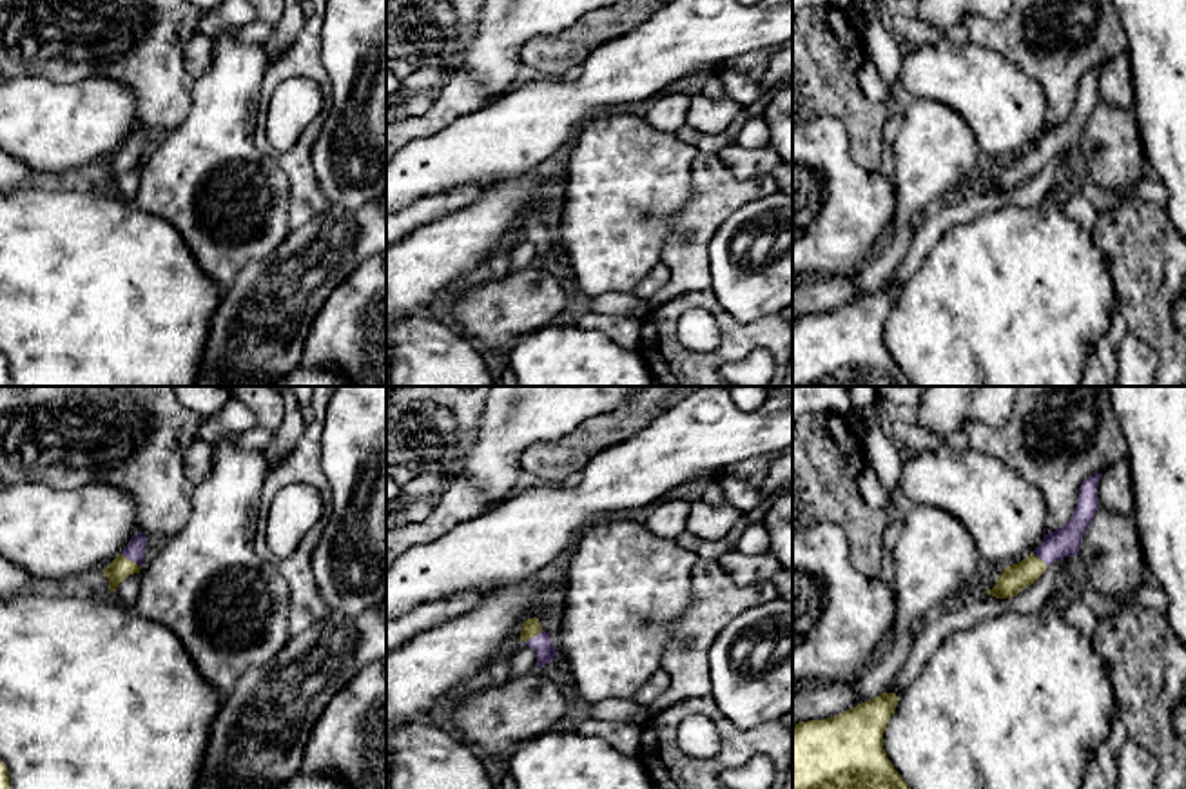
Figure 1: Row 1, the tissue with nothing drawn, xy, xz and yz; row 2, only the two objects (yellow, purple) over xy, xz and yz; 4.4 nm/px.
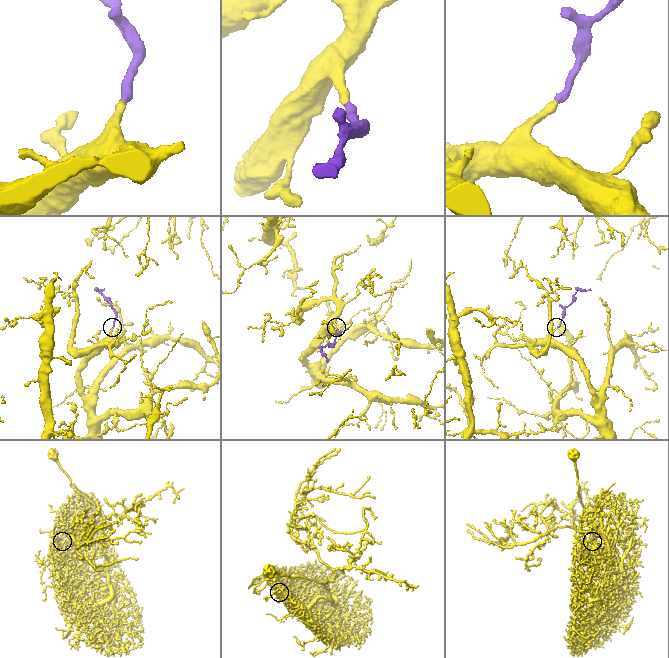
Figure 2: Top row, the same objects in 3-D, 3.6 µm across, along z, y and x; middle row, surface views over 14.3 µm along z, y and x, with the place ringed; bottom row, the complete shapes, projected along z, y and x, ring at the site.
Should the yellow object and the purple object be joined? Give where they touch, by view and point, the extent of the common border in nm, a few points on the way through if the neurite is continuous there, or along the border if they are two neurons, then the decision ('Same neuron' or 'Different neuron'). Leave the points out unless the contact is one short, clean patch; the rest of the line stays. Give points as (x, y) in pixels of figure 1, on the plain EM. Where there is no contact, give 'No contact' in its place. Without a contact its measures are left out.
Touches yellow at xy (131, 155). Shared border 110 nm. Path across: xy (120, 162), (131, 155), (135, 144). Same neuron

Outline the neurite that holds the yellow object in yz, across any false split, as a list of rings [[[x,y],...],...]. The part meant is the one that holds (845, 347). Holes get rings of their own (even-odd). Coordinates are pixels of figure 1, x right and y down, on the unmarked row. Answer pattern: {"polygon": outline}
{"polygon": [[[881,287],[832,312],[792,317],[792,386],[912,386],[883,343],[883,326],[899,290]]]}

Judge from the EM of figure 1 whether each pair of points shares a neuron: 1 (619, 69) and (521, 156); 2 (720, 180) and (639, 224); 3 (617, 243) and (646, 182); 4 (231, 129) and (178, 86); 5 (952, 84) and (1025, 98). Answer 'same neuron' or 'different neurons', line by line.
1: same neuron
2: different neurons
3: same neuron
4: different neurons
5: same neuron

